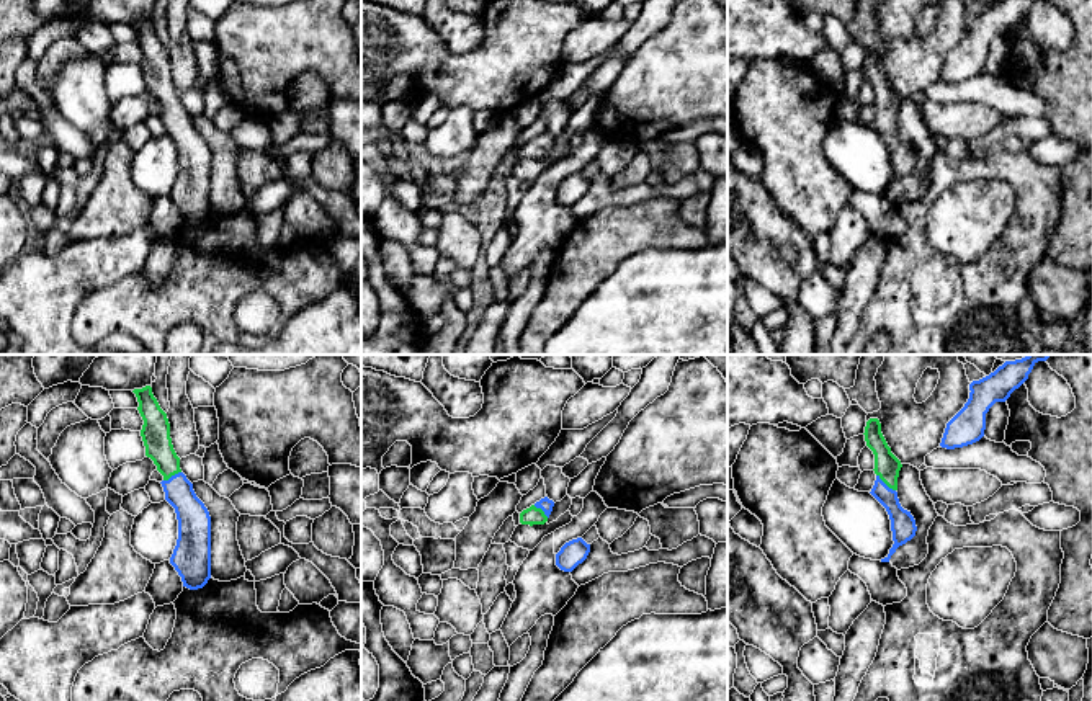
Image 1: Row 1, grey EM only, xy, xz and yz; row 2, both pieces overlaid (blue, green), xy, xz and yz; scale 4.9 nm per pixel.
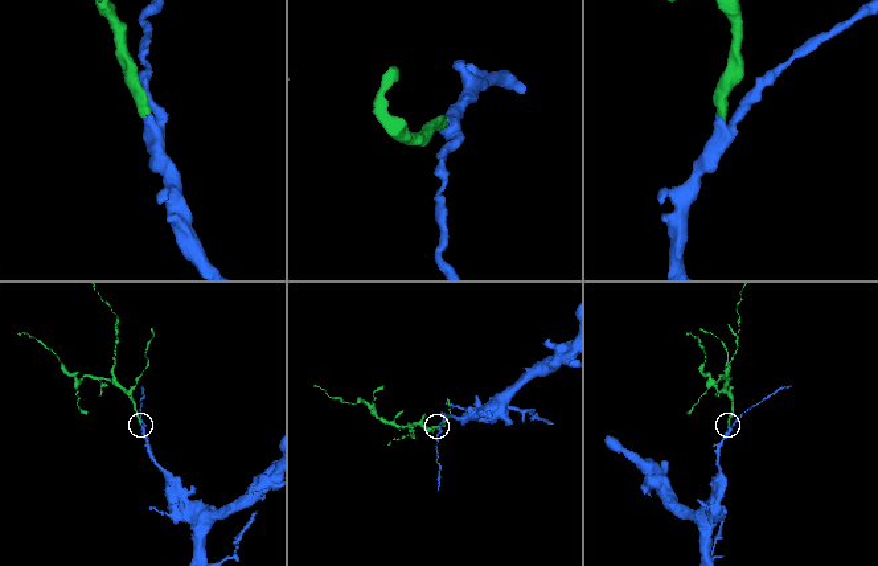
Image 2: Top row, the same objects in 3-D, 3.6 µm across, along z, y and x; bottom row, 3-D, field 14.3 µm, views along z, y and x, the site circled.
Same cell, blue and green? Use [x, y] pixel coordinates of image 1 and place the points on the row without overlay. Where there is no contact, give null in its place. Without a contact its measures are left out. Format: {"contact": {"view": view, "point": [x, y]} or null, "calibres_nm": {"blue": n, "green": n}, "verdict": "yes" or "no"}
{"contact": {"view": "yz", "point": [885, 118]}, "calibres_nm": {"blue": 130, "green": 120}, "verdict": "yes"}

